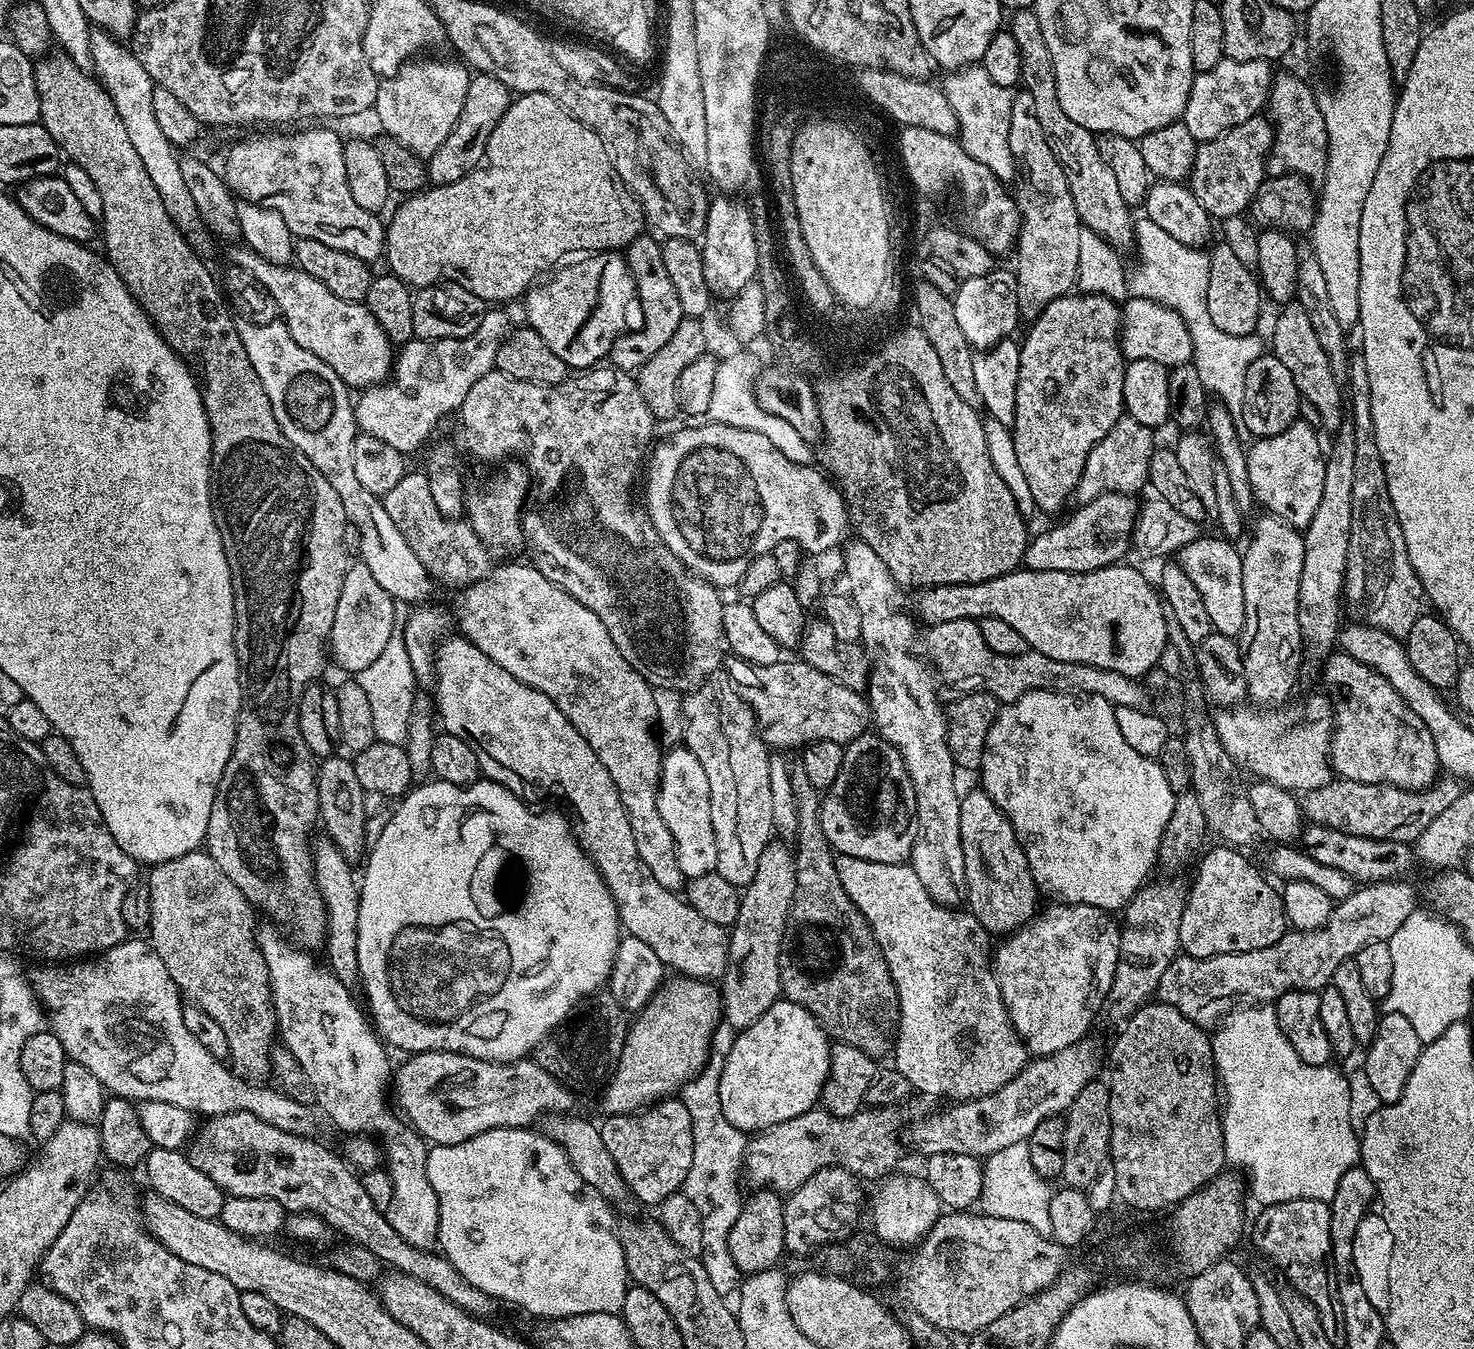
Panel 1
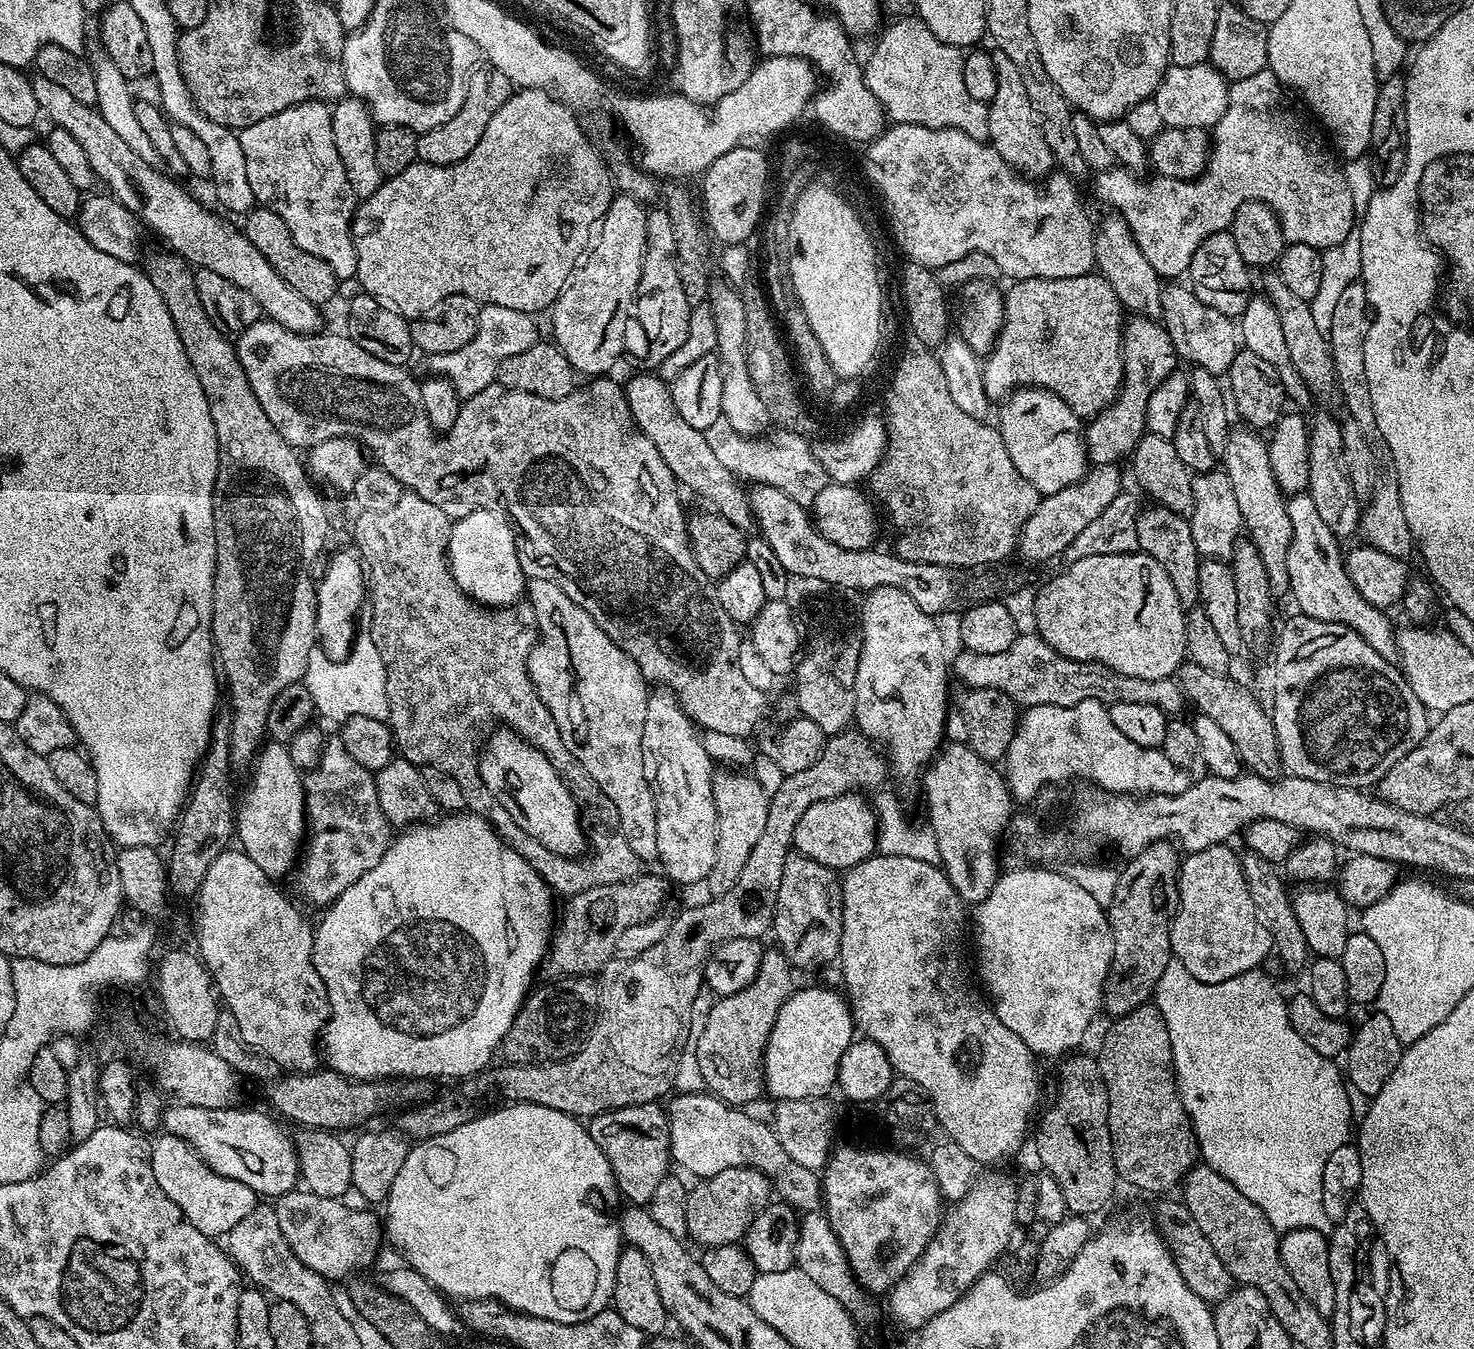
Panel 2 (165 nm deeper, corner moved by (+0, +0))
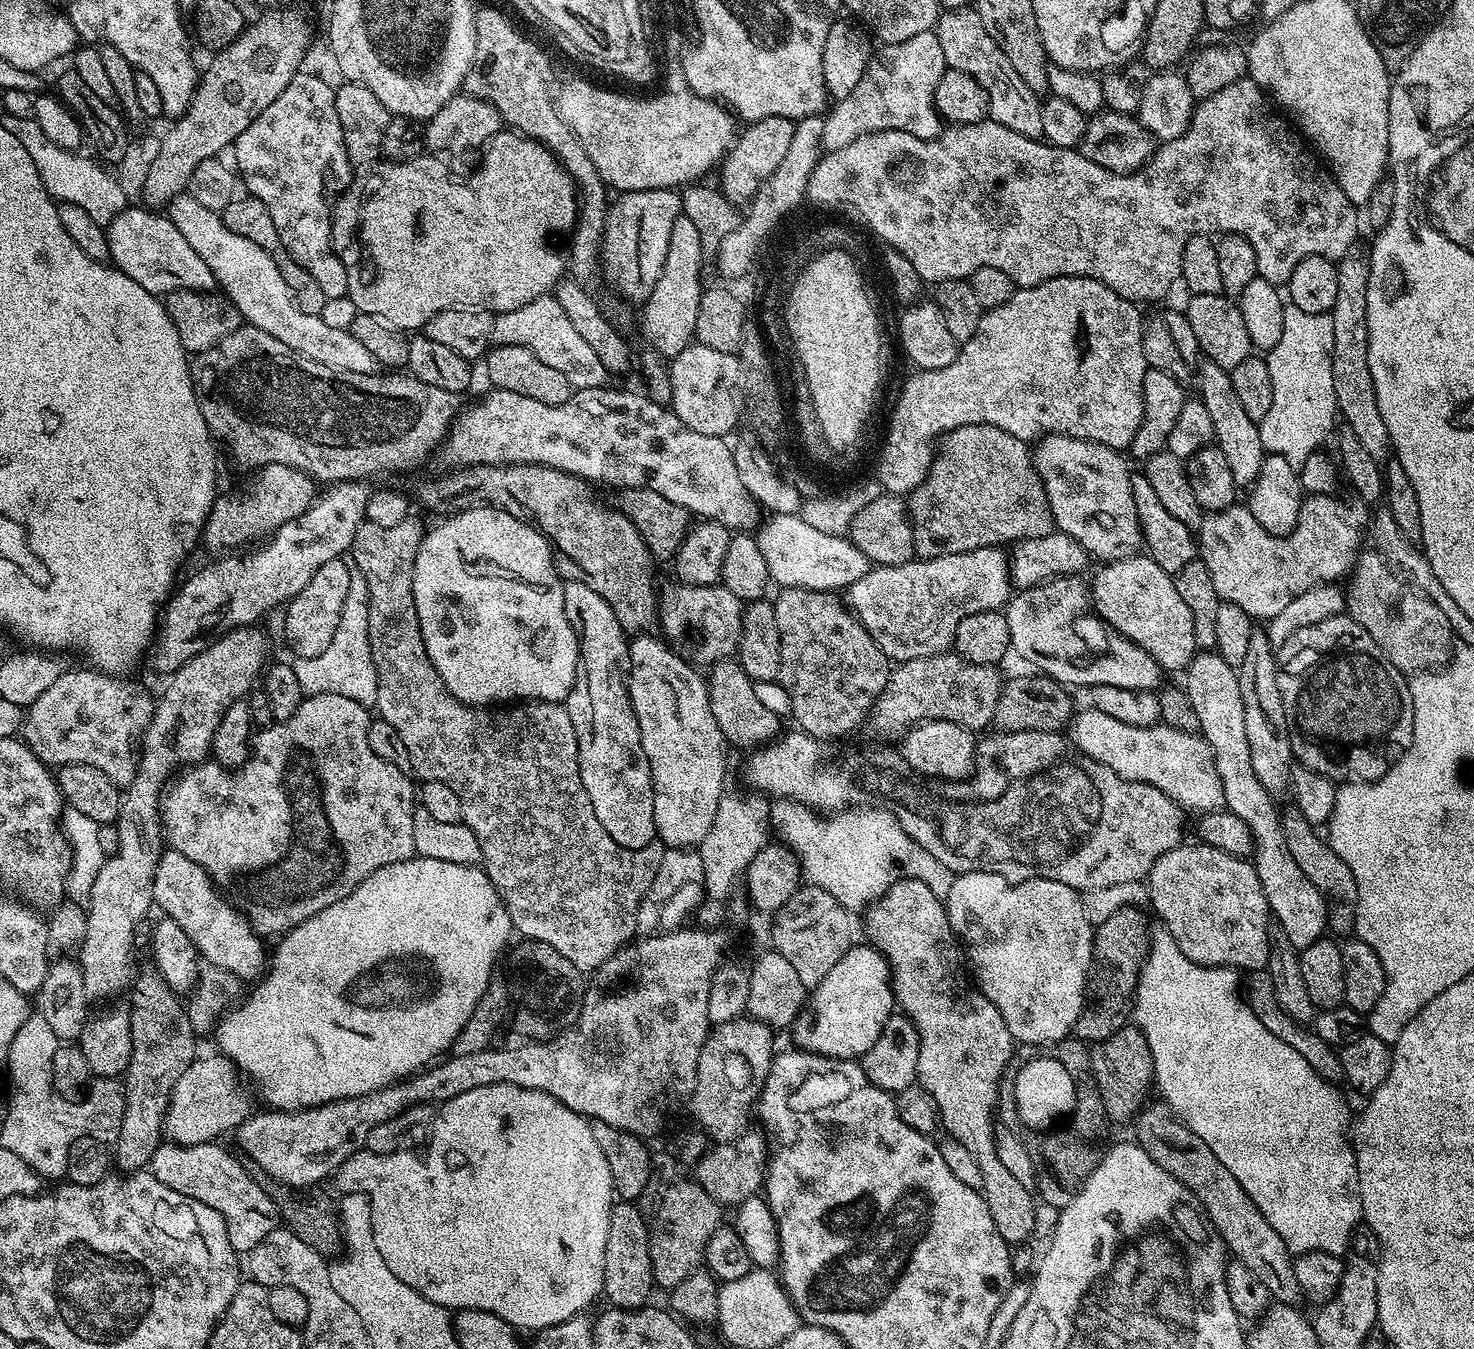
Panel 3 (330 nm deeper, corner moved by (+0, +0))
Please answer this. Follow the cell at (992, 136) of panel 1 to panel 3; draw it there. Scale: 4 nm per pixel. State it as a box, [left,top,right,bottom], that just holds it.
[823,31,945,152]

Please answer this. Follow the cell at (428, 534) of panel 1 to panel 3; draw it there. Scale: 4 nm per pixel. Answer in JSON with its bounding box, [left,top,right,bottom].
[350,518,666,974]

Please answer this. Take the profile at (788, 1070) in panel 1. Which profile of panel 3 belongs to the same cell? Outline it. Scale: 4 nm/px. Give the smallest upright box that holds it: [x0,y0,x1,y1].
[790,942,894,1060]

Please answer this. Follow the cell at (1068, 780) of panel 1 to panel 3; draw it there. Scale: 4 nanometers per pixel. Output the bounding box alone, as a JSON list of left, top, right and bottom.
[1070,706,1224,813]

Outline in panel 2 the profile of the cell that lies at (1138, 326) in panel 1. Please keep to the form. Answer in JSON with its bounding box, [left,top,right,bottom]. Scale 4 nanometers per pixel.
[1161,282,1238,374]

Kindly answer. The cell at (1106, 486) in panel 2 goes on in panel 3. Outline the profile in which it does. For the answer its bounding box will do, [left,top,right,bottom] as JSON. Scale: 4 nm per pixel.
[846,546,1014,662]

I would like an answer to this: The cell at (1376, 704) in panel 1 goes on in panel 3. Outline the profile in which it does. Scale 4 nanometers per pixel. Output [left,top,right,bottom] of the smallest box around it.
[1276,614,1414,784]

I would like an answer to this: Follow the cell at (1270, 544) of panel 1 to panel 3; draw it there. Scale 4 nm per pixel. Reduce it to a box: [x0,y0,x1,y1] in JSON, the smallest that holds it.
[1198,358,1265,486]

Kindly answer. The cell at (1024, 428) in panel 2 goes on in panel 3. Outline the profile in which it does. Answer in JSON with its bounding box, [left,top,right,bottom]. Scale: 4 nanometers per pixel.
[1034,434,1144,562]

